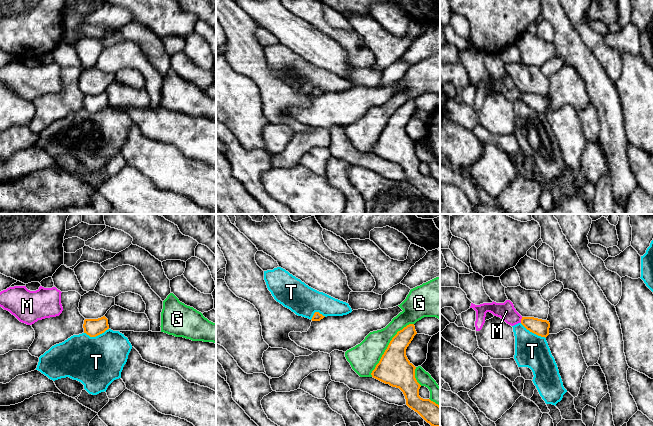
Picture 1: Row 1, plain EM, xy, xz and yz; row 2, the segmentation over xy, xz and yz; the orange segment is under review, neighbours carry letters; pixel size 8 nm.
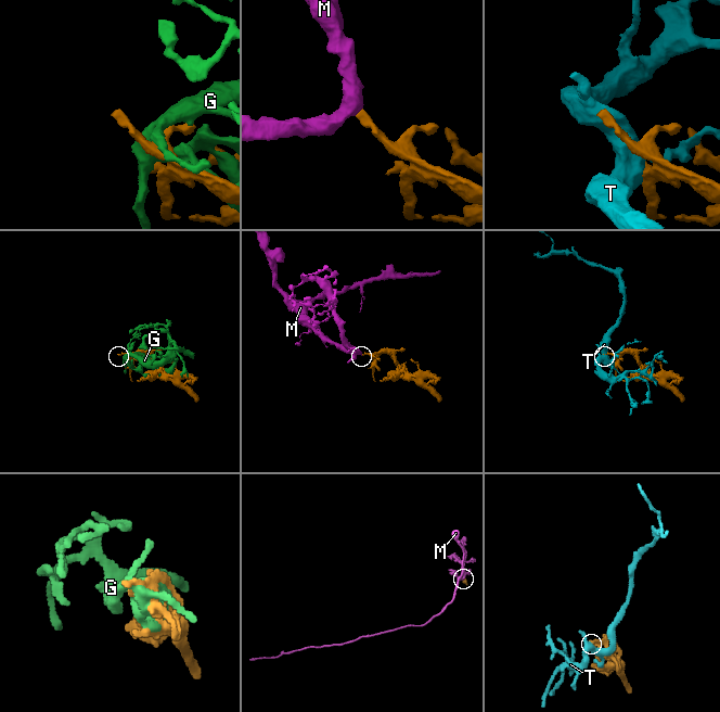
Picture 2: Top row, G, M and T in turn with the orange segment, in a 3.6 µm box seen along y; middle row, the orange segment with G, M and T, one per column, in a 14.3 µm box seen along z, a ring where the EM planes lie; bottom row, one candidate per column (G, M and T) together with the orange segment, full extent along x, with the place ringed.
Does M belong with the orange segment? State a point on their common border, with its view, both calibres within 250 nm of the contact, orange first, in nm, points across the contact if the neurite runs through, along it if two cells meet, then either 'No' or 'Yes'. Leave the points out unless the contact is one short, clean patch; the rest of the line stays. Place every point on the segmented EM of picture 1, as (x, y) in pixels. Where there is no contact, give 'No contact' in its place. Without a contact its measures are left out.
Touches orange at yz (521, 320). Thickness 130 nm (orange) against 140 nm. Boundary: yz (522, 317), (520, 322). No

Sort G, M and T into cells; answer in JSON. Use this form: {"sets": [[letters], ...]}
{"sets": [["G"], ["M"], ["T"]]}

